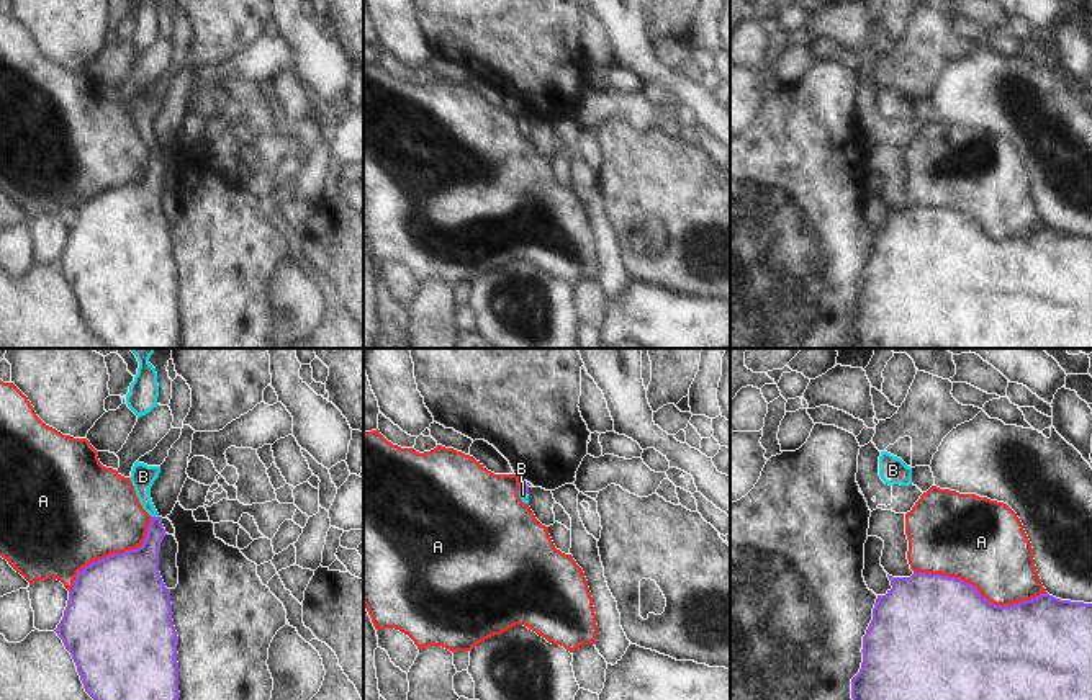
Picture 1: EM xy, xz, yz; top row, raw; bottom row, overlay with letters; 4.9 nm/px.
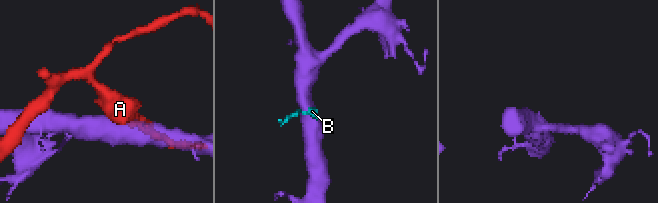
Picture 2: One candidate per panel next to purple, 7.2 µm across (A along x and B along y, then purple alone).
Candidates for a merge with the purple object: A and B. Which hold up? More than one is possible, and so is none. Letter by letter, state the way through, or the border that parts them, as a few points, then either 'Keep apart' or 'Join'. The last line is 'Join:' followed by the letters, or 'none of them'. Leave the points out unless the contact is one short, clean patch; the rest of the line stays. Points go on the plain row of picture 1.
A: Keep apart
B: Path across: xy (141, 198), (156, 167), (156, 151), (144, 133), (143, 110). Join
Join: B.

